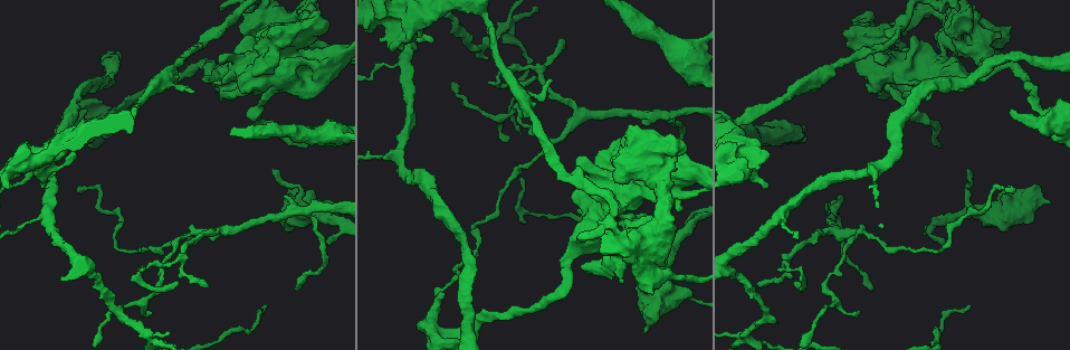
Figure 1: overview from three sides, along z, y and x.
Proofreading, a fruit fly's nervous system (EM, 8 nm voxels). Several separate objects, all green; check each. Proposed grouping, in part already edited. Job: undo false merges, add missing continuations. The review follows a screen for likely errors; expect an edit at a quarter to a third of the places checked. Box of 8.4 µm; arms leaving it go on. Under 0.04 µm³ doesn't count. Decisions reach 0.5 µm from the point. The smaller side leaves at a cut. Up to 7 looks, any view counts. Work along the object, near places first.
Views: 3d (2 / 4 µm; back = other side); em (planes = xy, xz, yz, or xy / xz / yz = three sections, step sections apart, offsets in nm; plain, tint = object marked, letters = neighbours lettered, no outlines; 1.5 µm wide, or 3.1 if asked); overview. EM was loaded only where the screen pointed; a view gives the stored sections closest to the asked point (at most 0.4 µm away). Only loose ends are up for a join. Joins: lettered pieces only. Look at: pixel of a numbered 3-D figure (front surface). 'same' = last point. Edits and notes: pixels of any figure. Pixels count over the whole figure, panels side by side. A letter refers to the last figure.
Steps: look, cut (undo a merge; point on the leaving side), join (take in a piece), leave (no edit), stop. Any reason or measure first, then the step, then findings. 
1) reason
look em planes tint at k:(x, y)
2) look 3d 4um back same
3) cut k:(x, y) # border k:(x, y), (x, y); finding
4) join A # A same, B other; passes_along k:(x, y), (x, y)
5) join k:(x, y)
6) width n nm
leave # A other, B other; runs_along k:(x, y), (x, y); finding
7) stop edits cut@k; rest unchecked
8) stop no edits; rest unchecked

an open end
look em xz step 4 tint at 1:(913, 57)

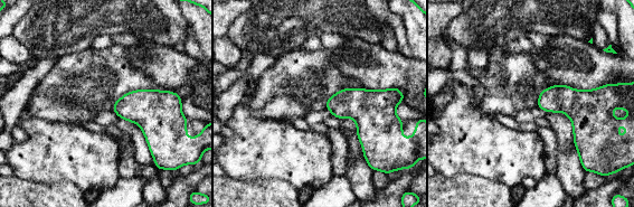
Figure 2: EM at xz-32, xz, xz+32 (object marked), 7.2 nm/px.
look em planes letters same

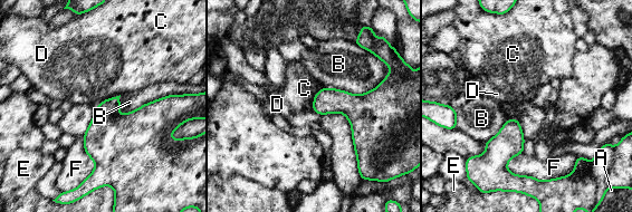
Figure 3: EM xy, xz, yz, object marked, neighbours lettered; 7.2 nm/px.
leave # A other, B other, C other, D other, E other, F other; border 3:(325, 87), (316, 93), (312, 109); none of them fits

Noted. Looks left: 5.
free end
look em planes letters at 1:(969, 172)

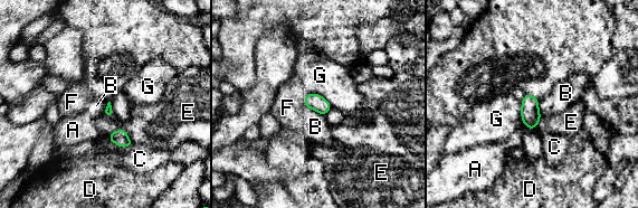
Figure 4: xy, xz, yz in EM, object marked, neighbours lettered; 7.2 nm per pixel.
leave # A other, B other, C other, D other, E other, F other, G other; border 4:(305, 106), (324, 115); no lettered piece goes on from it

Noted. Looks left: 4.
tapers out
look em planes letters at 1:(760, 285)

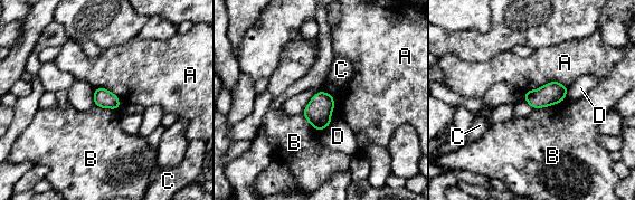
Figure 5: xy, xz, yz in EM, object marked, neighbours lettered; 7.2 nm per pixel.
width 130 nm; longest_contact A 320 nm
leave # A other, B other, C other, D other; no lettered piece goes on from it

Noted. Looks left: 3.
stop no edits; rest unchecked

